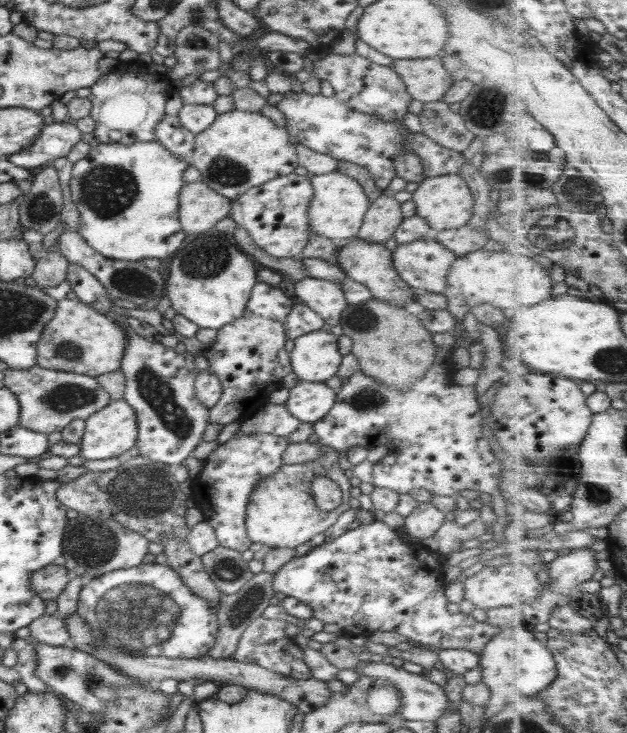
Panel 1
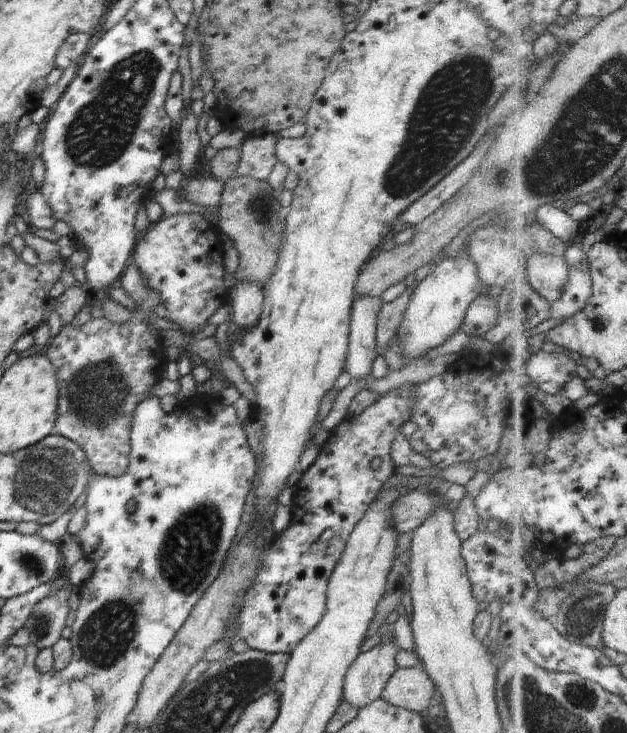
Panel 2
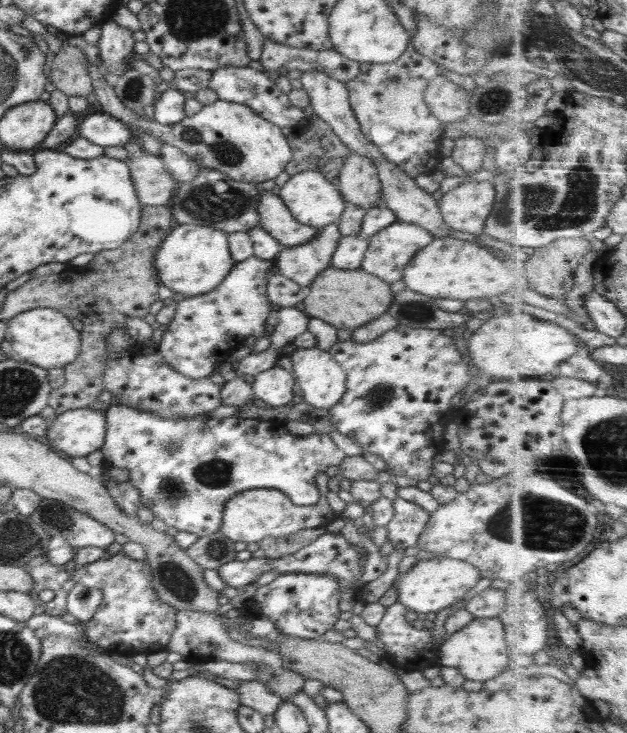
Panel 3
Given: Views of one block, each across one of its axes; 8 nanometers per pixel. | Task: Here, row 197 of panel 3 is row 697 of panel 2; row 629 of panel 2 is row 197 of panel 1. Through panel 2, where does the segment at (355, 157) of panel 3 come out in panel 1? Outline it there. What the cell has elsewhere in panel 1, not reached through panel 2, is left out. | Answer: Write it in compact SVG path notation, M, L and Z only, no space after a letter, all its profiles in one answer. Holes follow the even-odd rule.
M380 195L366 214L357 239L366 243L384 245L402 223L401 204L392 195Z

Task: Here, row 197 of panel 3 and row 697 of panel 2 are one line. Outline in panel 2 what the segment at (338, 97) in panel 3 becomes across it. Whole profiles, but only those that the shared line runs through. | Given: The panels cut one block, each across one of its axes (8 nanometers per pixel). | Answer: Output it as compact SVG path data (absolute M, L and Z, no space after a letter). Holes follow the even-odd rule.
M397 667L382 692L382 698L395 707L420 713L433 705L435 686L419 667Z

